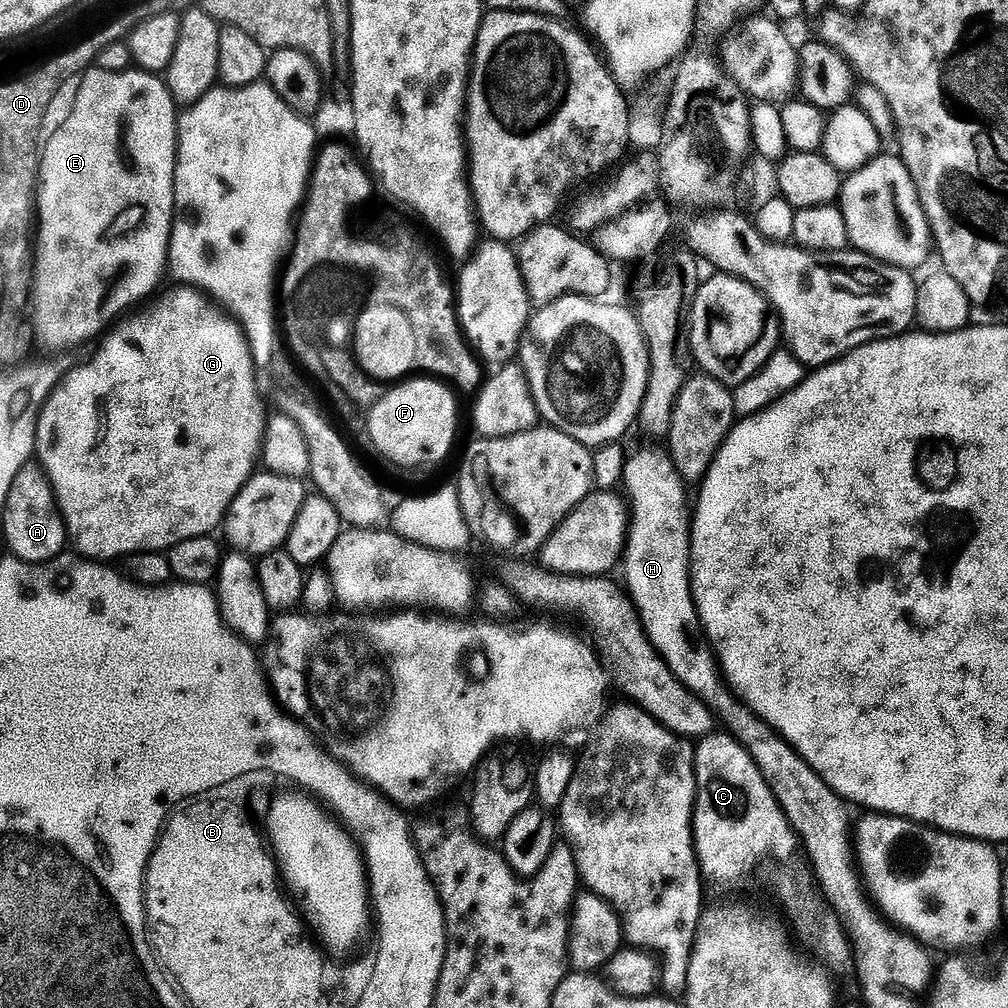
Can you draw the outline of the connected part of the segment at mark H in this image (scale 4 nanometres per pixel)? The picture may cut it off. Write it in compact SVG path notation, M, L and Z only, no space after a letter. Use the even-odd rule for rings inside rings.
M640 448L633 456L631 453L624 461L622 479L630 505L630 523L622 557L623 583L650 642L658 650L668 648L668 644L697 644L706 639L700 615L696 613L696 601L692 598L689 489L671 455L660 448Z

